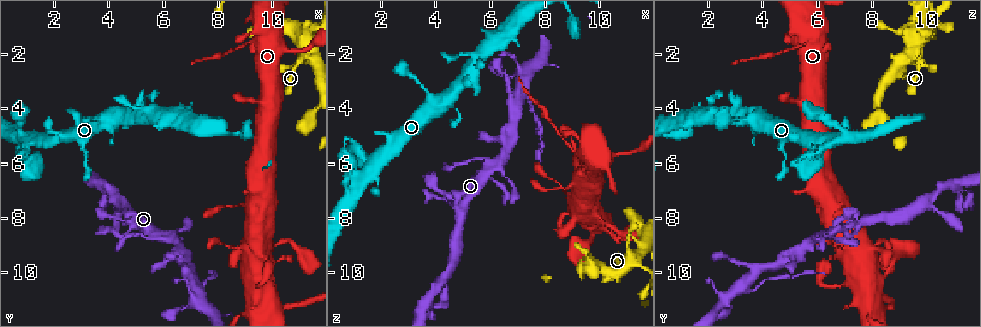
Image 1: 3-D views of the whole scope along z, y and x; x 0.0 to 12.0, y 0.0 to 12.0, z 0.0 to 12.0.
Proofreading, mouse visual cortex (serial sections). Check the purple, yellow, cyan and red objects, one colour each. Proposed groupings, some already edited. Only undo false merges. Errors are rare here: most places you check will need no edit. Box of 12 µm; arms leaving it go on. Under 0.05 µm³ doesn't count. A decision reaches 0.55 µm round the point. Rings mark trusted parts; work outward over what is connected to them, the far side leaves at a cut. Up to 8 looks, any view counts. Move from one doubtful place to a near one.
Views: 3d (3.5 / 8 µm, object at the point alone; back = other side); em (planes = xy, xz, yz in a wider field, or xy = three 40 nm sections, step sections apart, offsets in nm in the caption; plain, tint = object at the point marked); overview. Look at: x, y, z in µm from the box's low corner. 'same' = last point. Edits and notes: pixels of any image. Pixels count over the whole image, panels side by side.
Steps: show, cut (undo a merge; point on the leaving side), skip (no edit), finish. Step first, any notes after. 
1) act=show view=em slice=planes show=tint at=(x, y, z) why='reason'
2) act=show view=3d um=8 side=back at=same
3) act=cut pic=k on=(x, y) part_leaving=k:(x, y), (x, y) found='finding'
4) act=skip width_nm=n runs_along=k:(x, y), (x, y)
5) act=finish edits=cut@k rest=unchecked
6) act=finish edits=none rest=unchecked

act=show view=3d um=8 at=(9.0, 1.7, 5.5) why='thick turns thin'

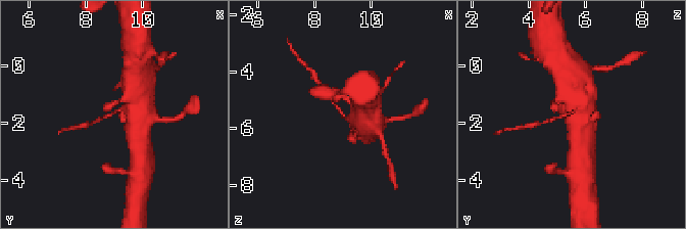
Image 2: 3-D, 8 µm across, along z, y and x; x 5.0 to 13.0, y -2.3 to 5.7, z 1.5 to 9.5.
act=show view=em slice=xy step=1 show=tint at=(8.9, 1.7, 5.5) arm_widths_nm=150,600

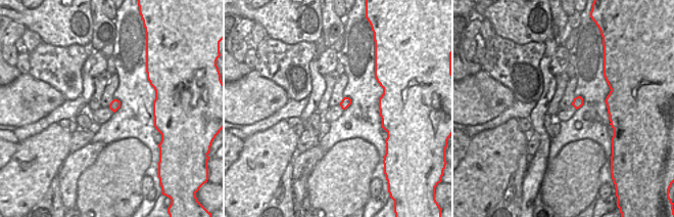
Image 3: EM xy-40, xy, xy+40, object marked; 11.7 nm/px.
act=skip found='all the same cell'

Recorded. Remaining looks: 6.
act=show view=3d um=8 at=(11.2, 1.1, 9.3)

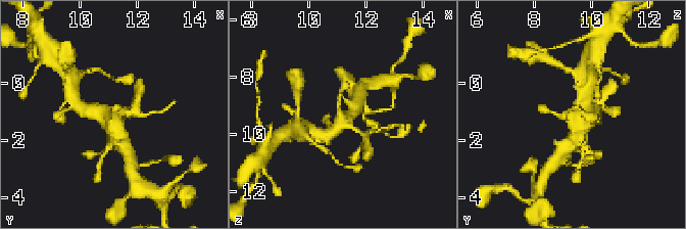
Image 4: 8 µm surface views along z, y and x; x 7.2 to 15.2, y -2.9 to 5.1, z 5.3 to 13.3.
act=show view=3d um=3.5 at=(11.1, 1.2, 9.4)

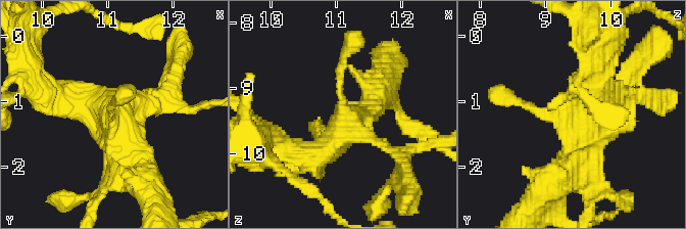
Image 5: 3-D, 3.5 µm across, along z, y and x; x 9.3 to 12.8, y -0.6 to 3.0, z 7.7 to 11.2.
act=skip runs_along=5:(573, 169), (583, 125), (507, 100) found='continuous, no second cell'

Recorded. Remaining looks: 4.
act=show view=em slice=xy step=3 show=tint at=(6.0, 8.6, 6.2) why='three-way junction'

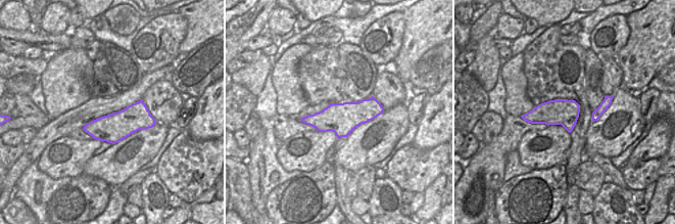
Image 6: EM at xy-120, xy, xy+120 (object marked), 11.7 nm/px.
act=show view=3d um=3.5 at=same why='see where the arms go'

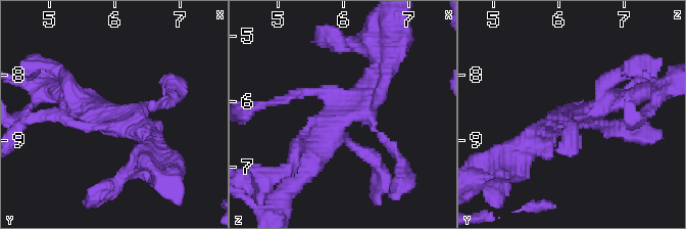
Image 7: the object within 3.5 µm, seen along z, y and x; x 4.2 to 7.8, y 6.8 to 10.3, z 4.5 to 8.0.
act=skip found='all the same cell'

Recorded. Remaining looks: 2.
act=show view=3d um=3.5 side=back at=(7.4, 10.6, 3.6) why='two arms in line, one across'

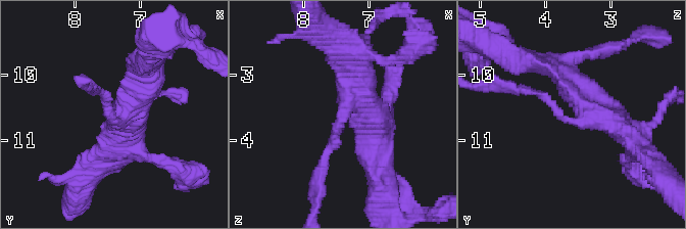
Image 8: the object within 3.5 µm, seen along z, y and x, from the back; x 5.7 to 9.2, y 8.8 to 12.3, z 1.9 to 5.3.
act=show view=em slice=xy step=3 show=tint at=(7.35, 10.65, 3.55) arms=3 arm_widths_nm=150,400,450

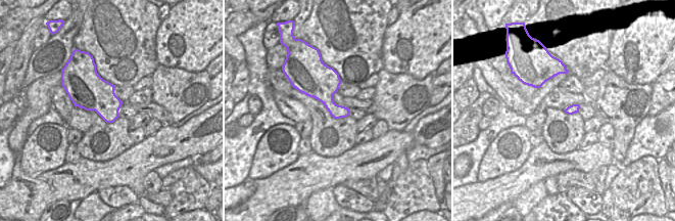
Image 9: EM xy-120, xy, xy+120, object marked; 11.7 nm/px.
act=cut pic=8 on=(326, 154) part_leaving=8:(335, 134), (323, 159), (313, 213) found='two cells meet here'

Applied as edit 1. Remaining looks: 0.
act=finish edits=cut@8 rest=unchecked

